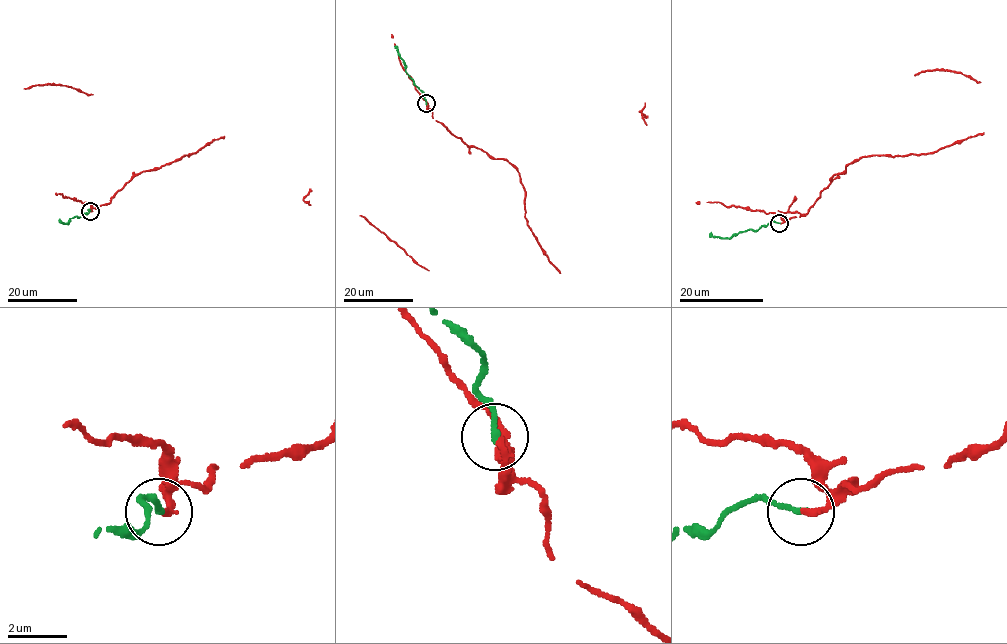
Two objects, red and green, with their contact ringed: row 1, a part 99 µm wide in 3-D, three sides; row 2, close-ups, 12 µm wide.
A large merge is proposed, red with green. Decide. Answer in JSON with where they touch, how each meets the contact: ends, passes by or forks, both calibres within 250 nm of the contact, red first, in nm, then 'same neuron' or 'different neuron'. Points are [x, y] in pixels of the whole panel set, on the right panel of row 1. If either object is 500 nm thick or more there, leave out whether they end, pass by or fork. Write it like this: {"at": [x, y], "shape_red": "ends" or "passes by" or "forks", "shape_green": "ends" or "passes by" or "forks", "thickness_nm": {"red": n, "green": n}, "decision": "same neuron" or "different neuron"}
{"at": [779, 223], "shape_red": "ends", "shape_green": "ends", "thickness_nm": {"red": 200, "green": 190}, "decision": "same neuron"}

